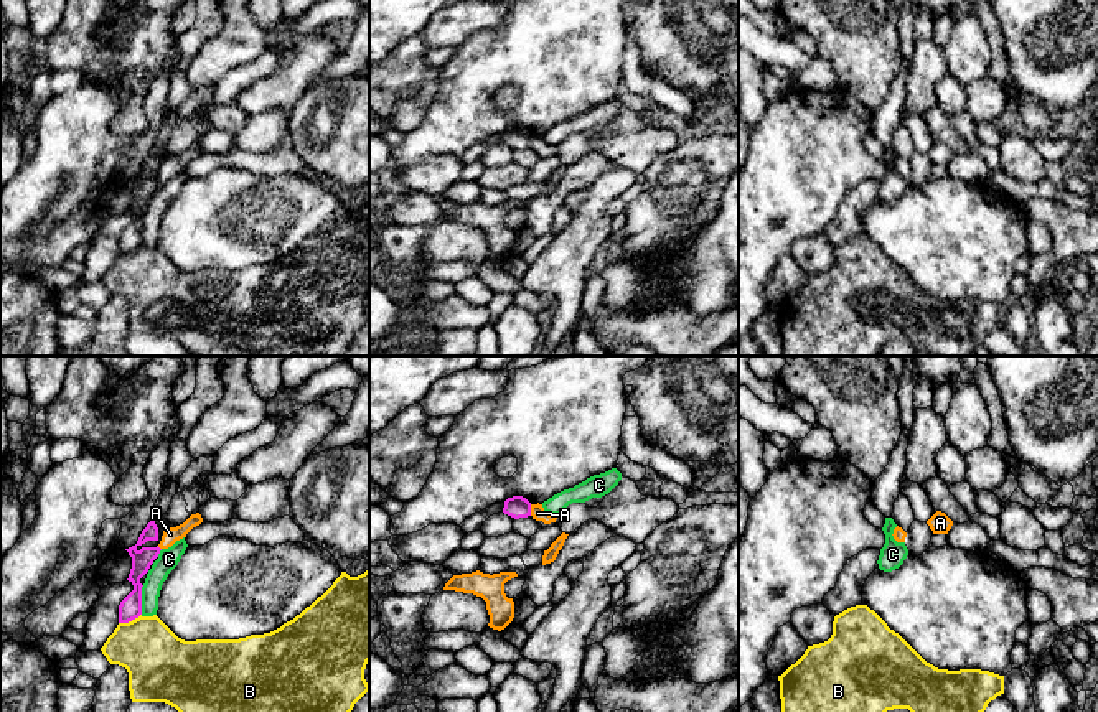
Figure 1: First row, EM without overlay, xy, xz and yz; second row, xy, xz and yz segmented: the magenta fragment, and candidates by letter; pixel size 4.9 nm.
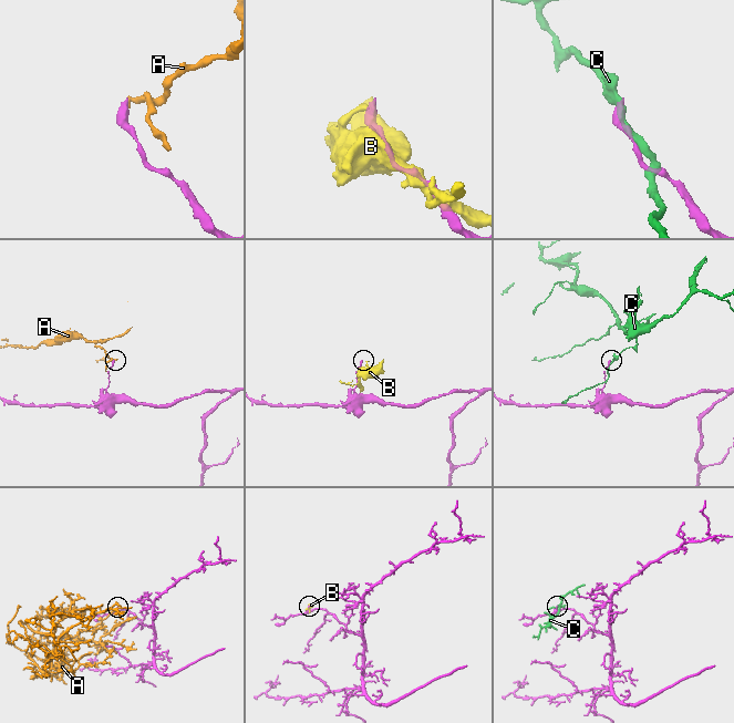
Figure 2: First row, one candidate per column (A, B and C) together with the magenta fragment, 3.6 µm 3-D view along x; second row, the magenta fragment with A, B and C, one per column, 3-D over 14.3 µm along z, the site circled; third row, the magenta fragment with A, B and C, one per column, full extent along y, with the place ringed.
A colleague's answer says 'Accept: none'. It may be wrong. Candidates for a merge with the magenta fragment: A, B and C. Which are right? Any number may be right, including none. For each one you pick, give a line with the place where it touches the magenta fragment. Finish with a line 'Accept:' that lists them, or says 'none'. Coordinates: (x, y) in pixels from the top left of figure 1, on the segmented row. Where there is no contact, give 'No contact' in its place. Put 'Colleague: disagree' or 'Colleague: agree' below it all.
Accept: none
Colleague: agree

